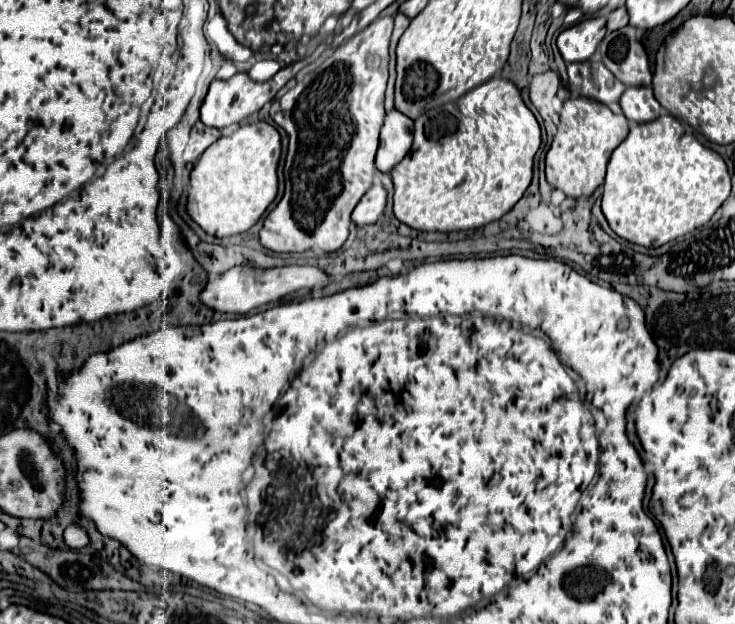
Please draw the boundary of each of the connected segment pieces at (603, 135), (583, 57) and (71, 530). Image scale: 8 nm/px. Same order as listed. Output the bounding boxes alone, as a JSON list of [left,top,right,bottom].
[[546,97,628,197],[558,17,606,63],[64,523,90,549]]

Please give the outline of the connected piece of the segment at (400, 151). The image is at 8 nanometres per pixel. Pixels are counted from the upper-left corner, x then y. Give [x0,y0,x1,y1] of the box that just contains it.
[376,109,414,173]

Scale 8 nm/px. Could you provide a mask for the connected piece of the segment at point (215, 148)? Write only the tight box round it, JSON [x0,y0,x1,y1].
[188,121,282,237]

